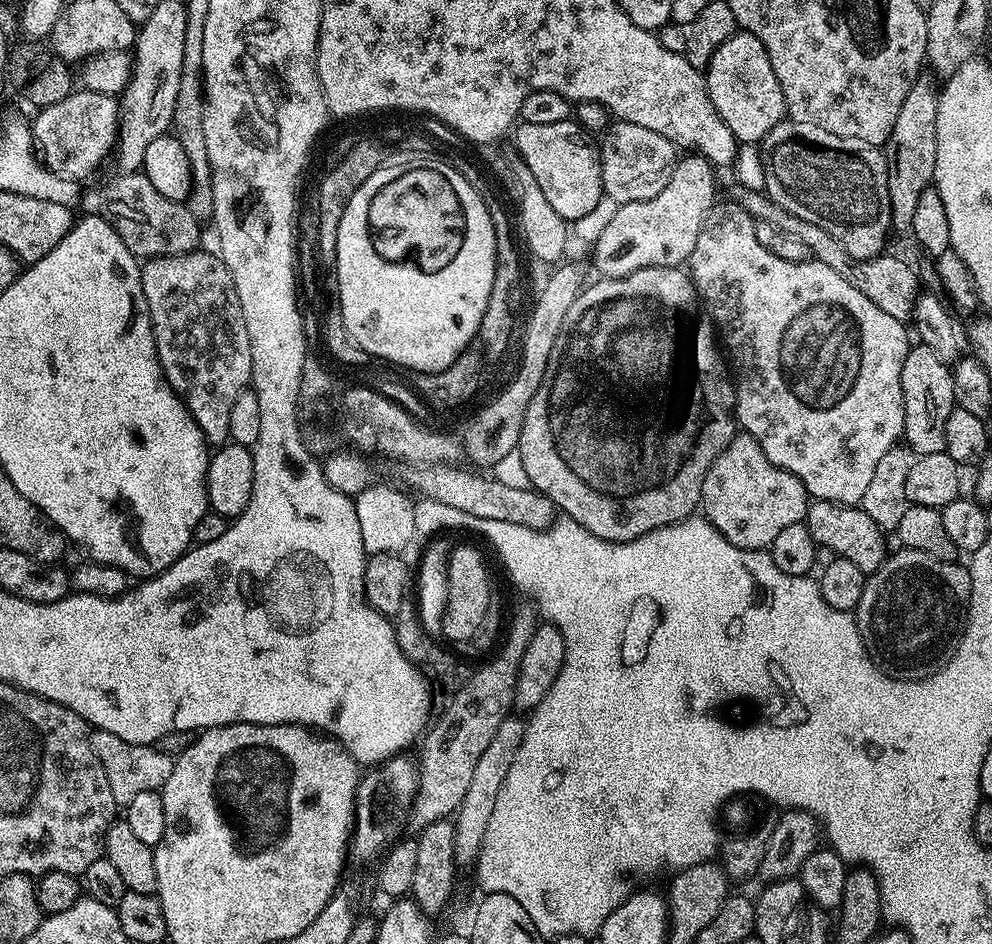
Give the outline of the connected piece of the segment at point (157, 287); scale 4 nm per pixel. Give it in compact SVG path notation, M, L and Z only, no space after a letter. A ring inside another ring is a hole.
M205 250L187 252L181 256L155 256L152 259L145 259L140 269L142 278L142 294L146 294L146 306L150 310L150 322L152 323L152 333L156 343L156 353L160 359L160 368L164 371L164 377L168 379L168 384L175 392L176 398L182 403L188 413L198 424L205 440L209 445L220 446L228 440L230 434L230 409L234 407L234 402L238 394L249 391L252 382L252 355L250 354L250 334L246 334L246 322L242 318L242 310L238 302L238 294L234 290L234 282L230 270L225 266L219 255L212 256Z

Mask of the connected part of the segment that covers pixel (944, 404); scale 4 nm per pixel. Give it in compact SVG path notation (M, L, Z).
M917 343L909 347L906 362L902 362L902 398L904 399L904 434L903 439L907 447L911 448L917 457L938 454L946 446L946 422L950 418L952 409L956 407L954 398L954 378L952 368L934 350L925 344Z

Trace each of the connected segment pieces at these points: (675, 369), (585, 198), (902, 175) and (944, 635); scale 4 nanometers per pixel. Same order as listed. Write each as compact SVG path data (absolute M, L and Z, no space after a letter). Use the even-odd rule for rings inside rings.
M643 268L618 278L600 278L597 284L589 283L577 296L574 306L566 310L560 323L558 338L550 350L546 374L530 398L530 406L522 422L522 434L518 445L518 457L524 467L524 476L535 491L551 500L565 517L578 522L587 532L614 544L625 544L637 540L647 532L664 526L679 524L701 507L702 486L713 464L724 455L738 428L734 423L734 388L724 377L724 360L718 347L718 336L711 319L702 311L701 301L696 295L689 273L680 268Z
M575 119L550 122L547 126L521 123L515 132L519 159L530 166L530 174L534 174L538 190L546 194L546 202L558 210L565 222L582 218L598 205L605 196L600 177L600 154L597 145L588 141L591 140L589 133Z
M922 74L910 86L910 94L902 101L894 130L886 145L888 157L888 189L890 190L890 210L892 211L892 232L911 233L914 210L922 194L933 187L938 162L938 108L941 93L933 77Z
M906 547L899 551L893 551L884 565L865 579L862 598L854 610L856 625L865 650L887 676L899 680L926 680L944 667L945 658L951 656L960 643L964 626L968 623L972 579L968 568L960 562L942 562L930 558L930 554Z

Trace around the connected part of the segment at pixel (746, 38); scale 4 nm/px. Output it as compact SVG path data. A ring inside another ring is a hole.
M737 30L710 58L706 69L710 102L714 102L714 110L730 126L730 134L741 145L759 145L785 119L784 94L778 82L778 74L774 74L774 66L770 66L770 58L766 54L766 46L754 34Z

